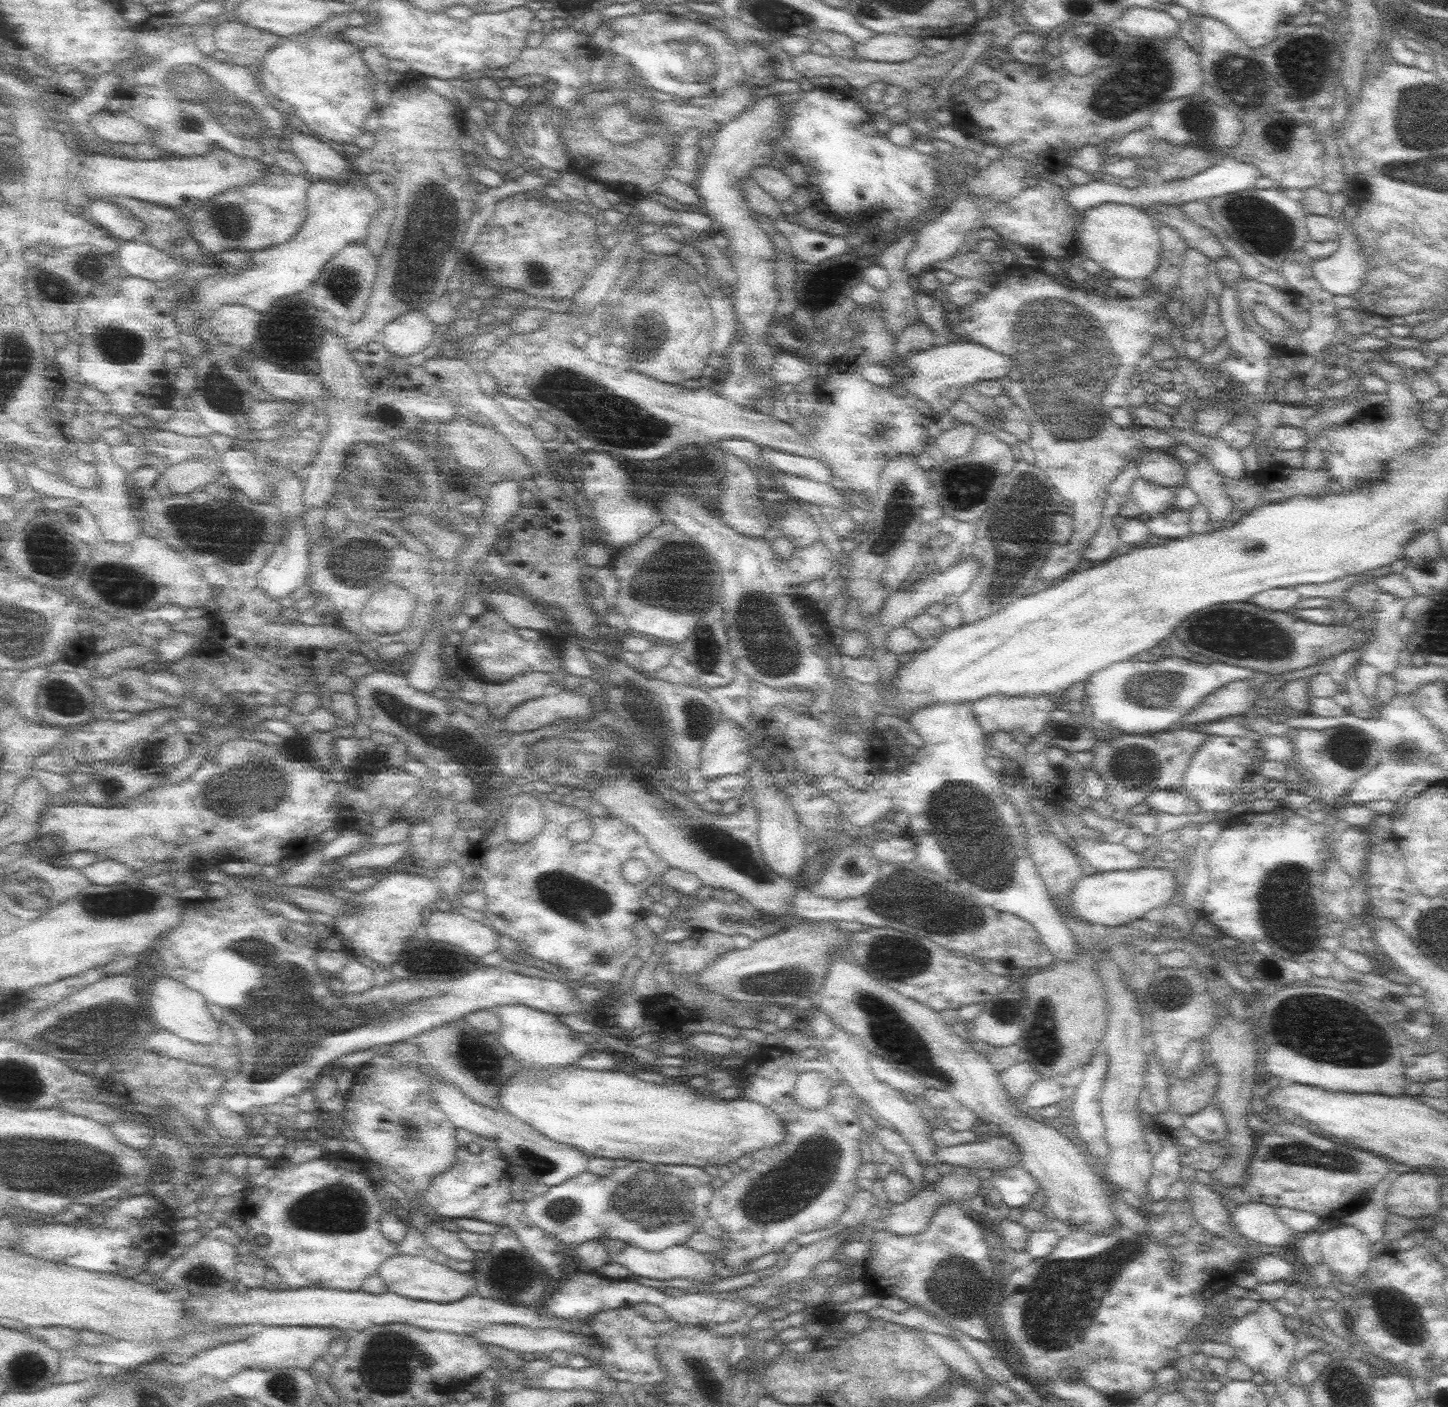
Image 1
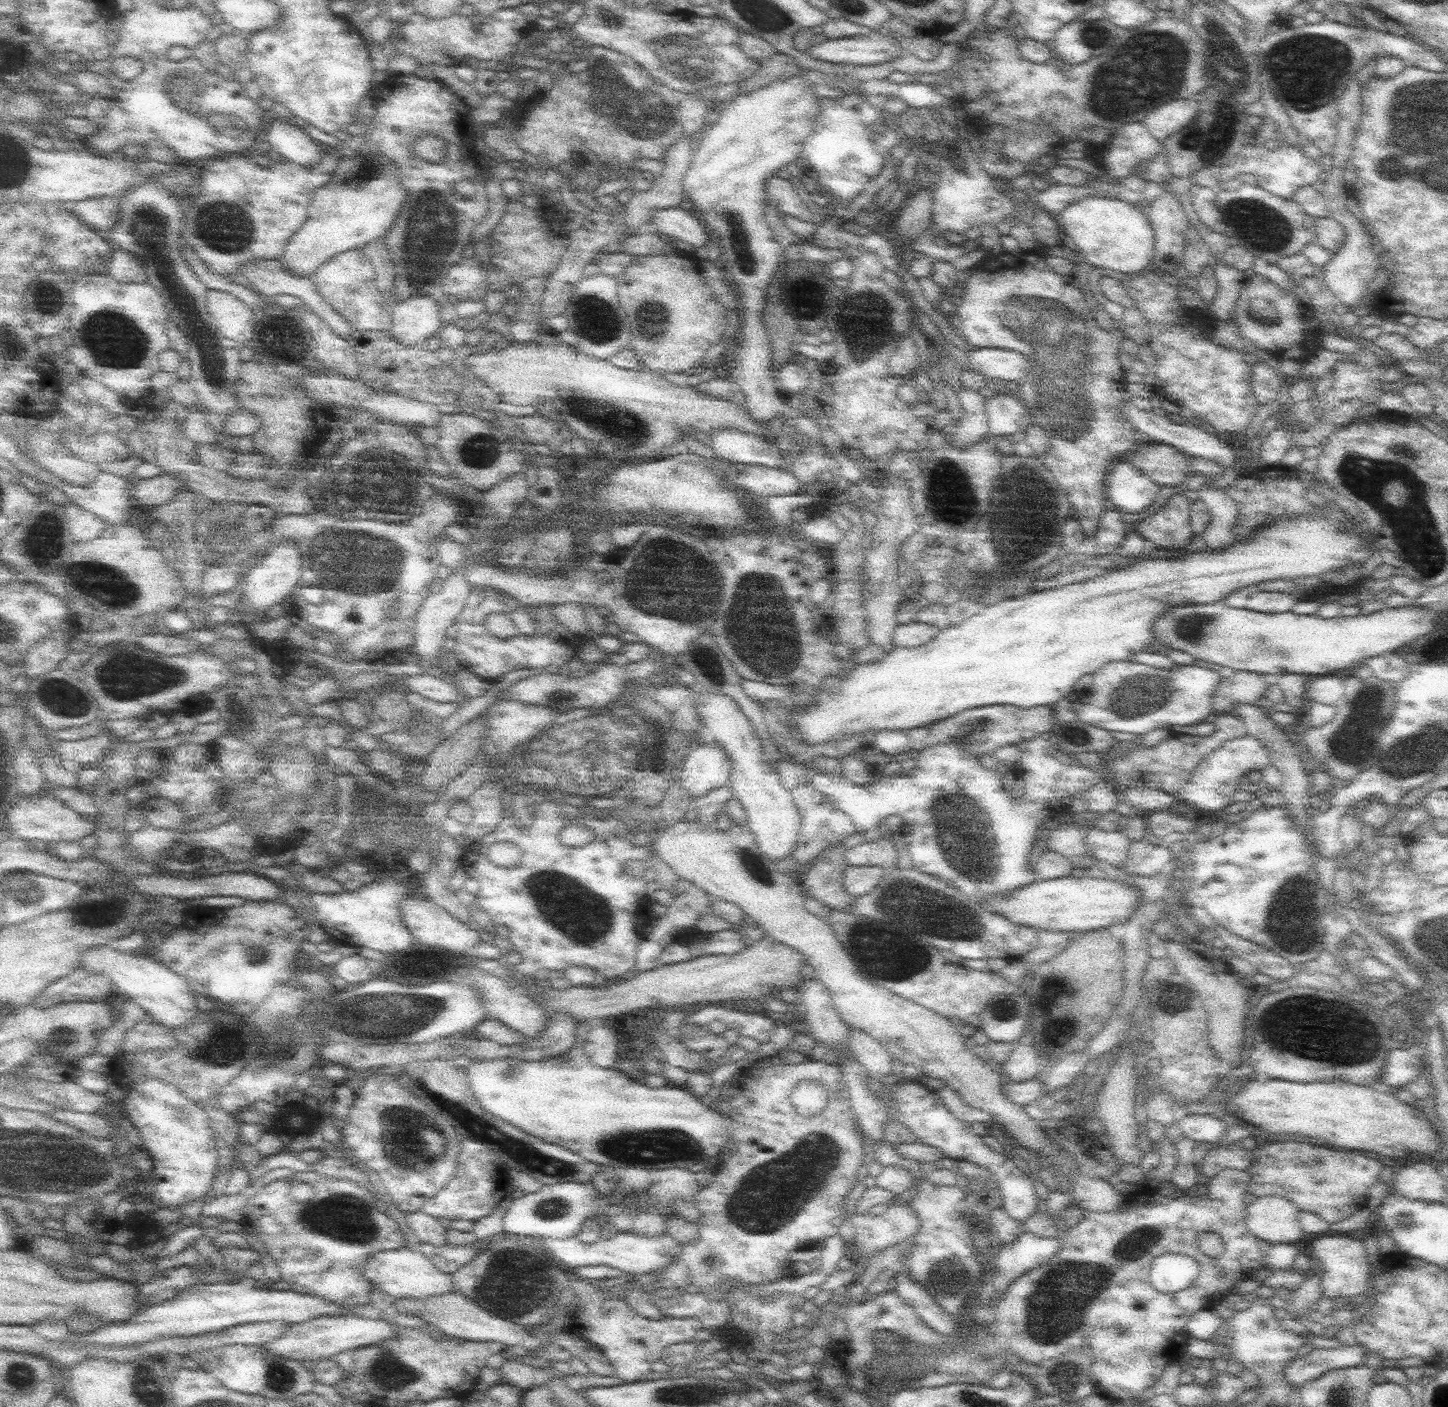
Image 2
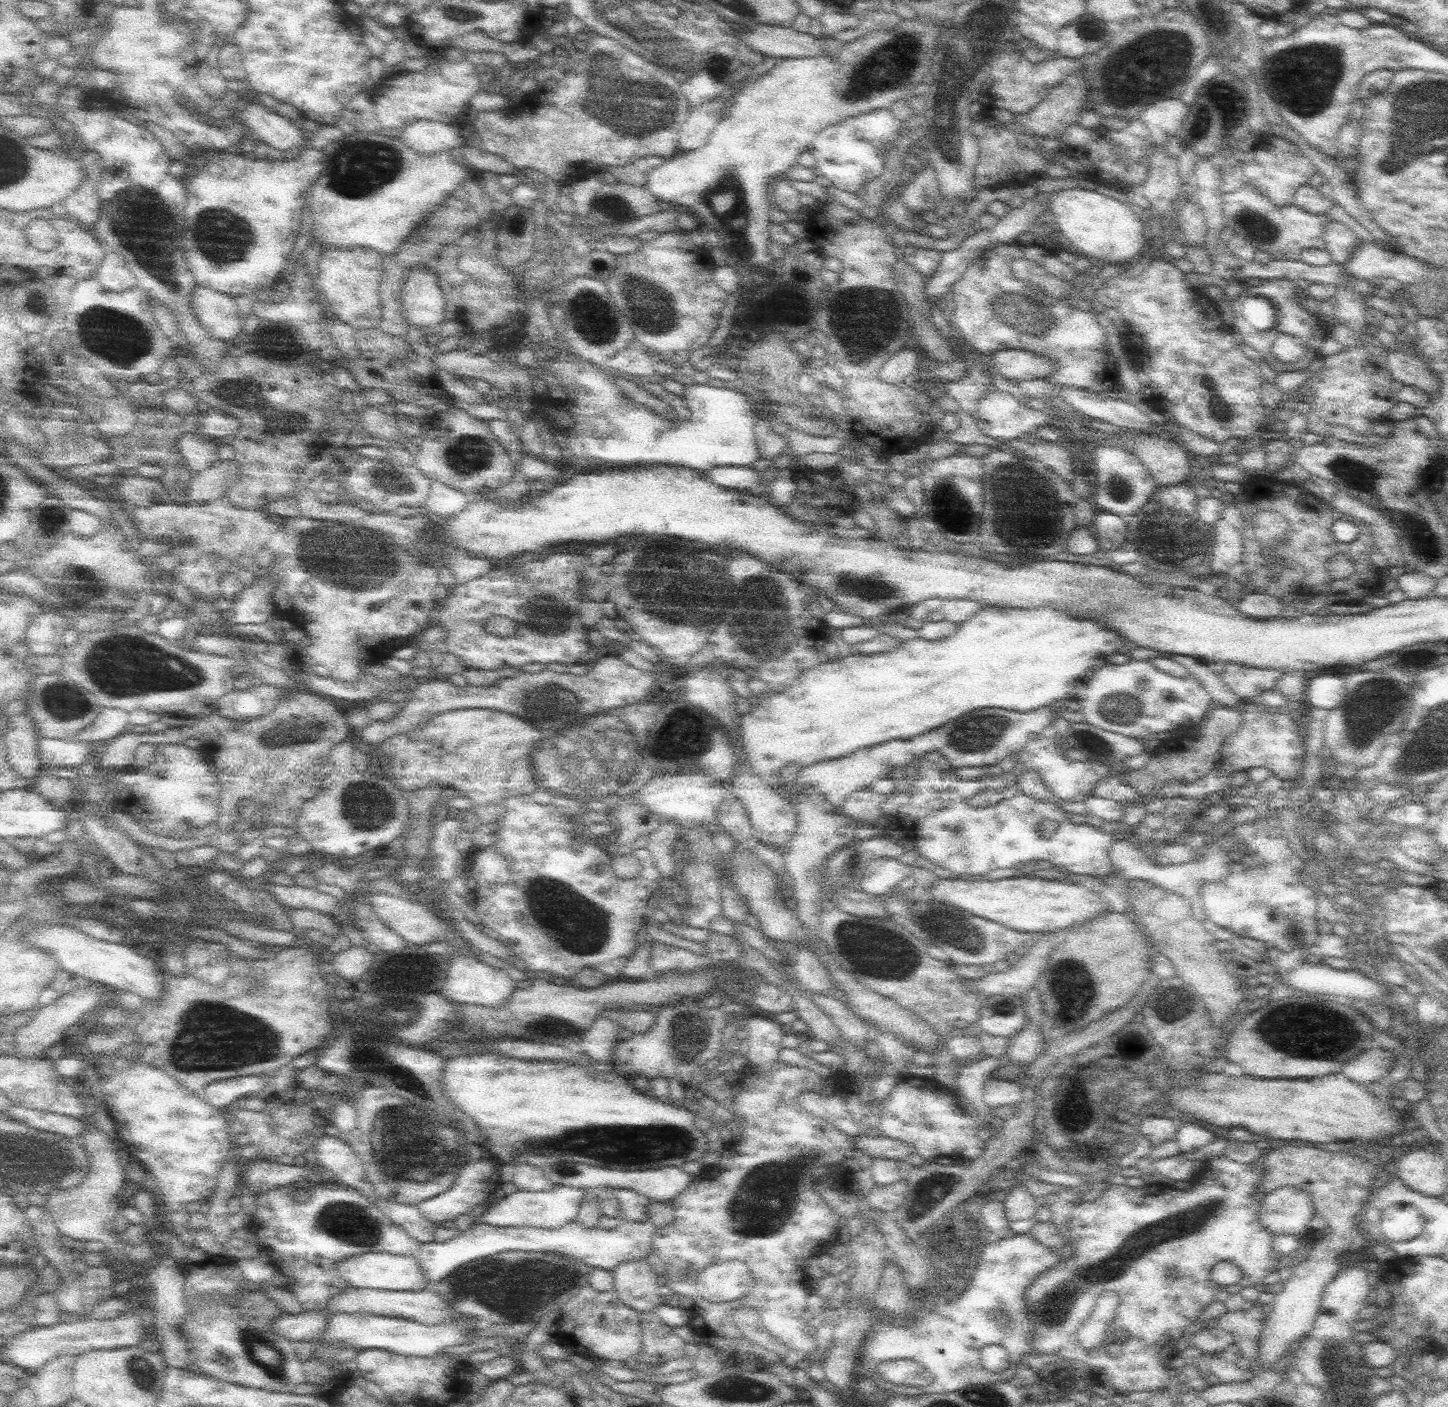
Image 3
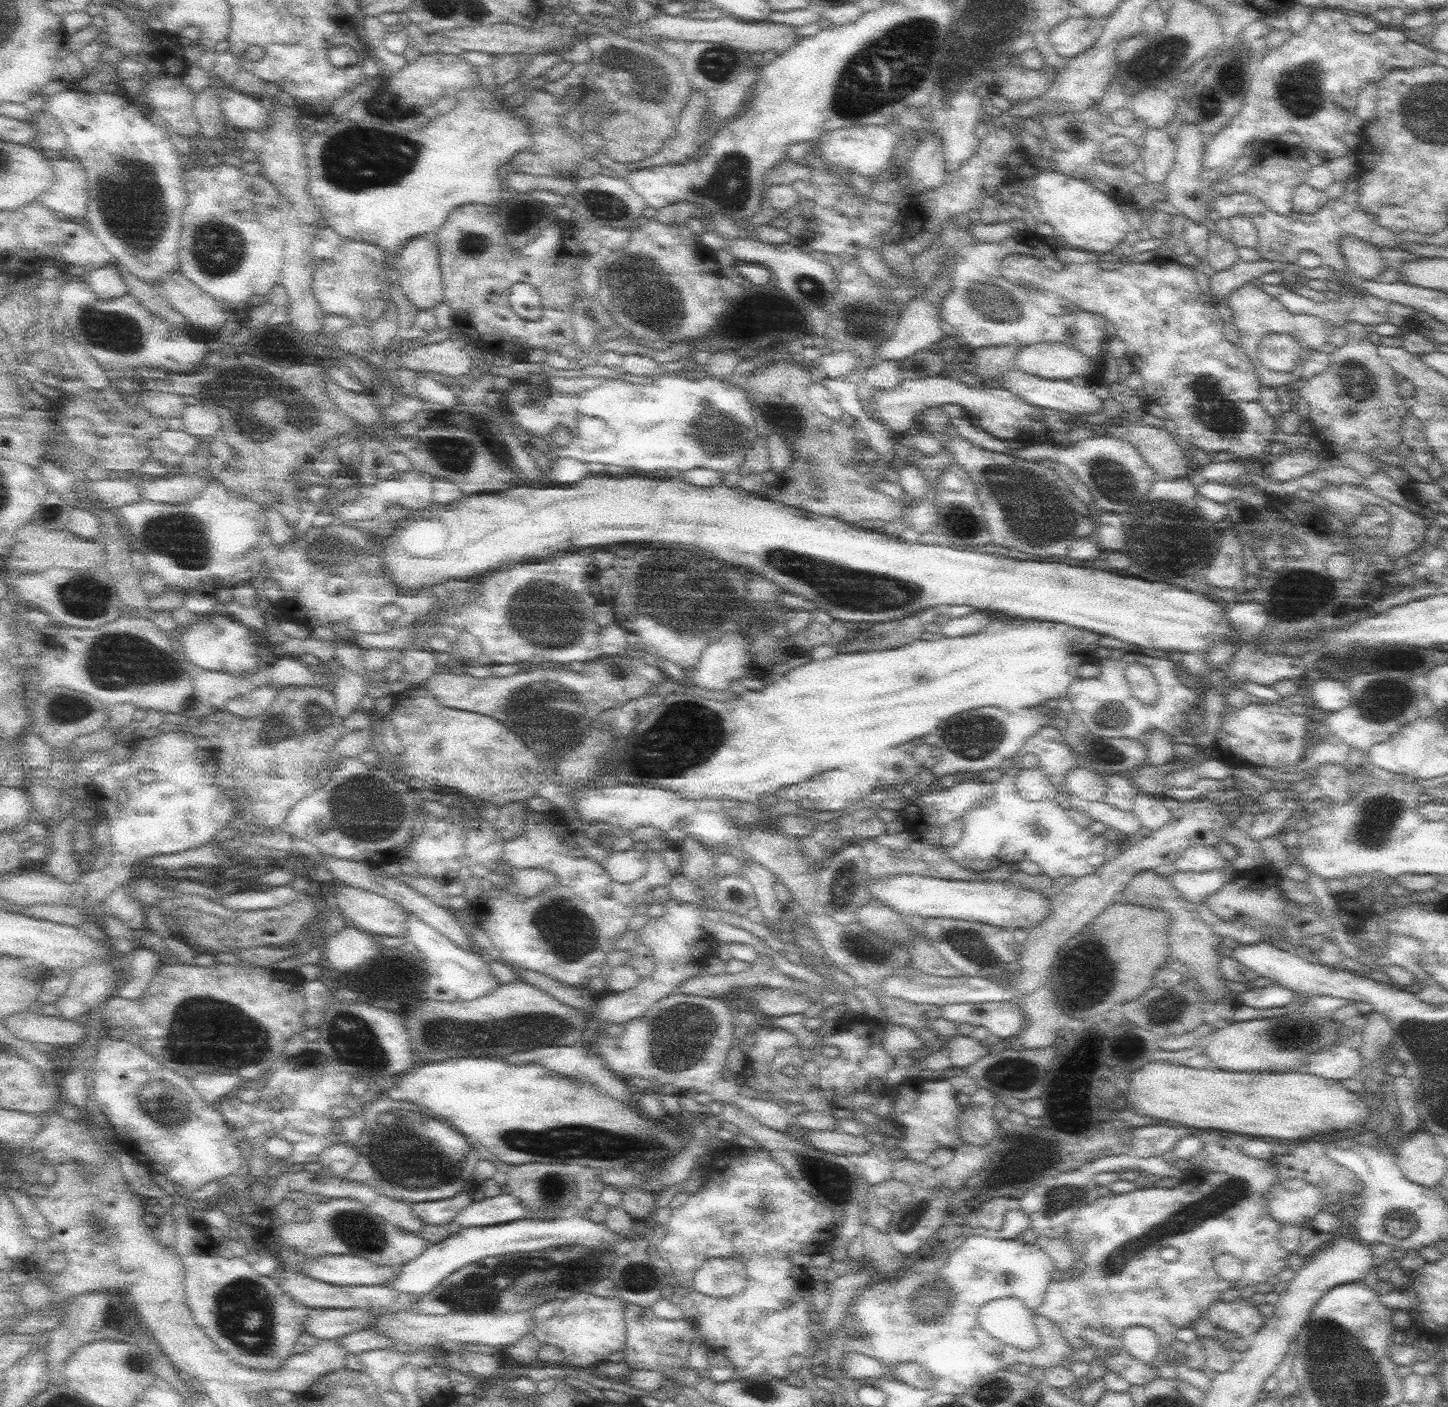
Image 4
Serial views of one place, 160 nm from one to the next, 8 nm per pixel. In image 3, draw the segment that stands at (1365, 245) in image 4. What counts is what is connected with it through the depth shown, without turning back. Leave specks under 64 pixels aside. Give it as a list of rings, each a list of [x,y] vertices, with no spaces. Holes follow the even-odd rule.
[[[1330,221],[1326,223],[1324,231],[1325,249],[1331,254],[1334,262],[1345,265],[1352,258],[1361,240],[1342,222]]]

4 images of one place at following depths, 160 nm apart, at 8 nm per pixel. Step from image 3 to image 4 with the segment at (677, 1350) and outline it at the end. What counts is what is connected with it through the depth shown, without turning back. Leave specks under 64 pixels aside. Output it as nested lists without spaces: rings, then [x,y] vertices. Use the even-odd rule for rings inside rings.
[[[626,1302],[624,1321],[627,1328],[624,1362],[628,1364],[630,1371],[657,1370],[663,1372],[666,1379],[670,1380],[689,1360],[690,1345],[697,1331],[692,1320],[658,1318],[652,1307]]]

